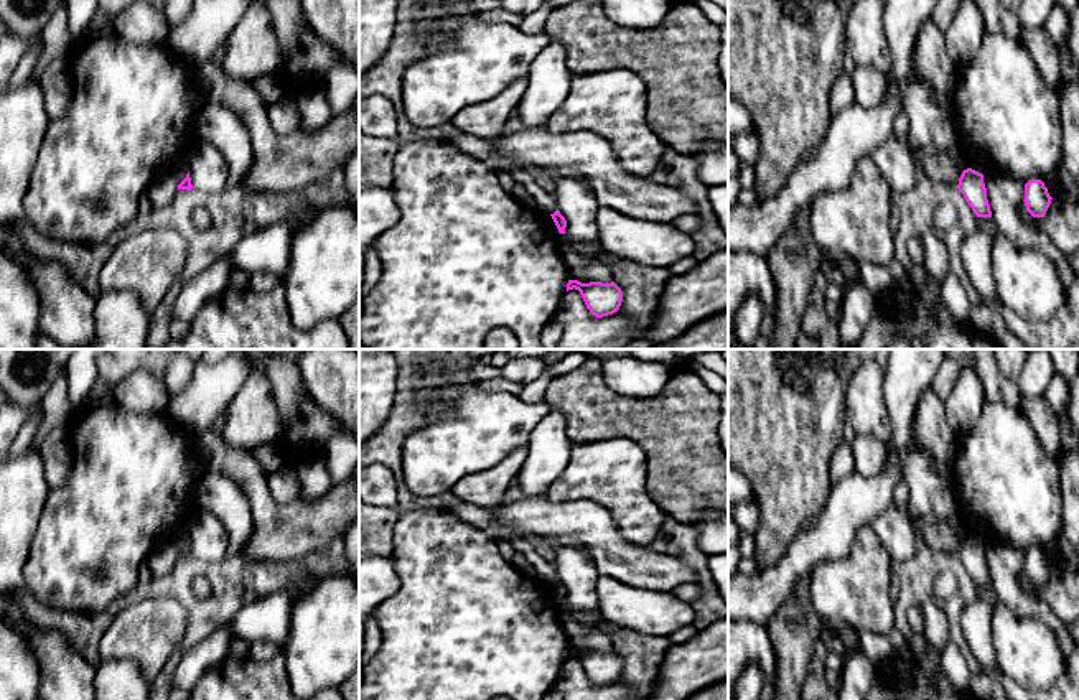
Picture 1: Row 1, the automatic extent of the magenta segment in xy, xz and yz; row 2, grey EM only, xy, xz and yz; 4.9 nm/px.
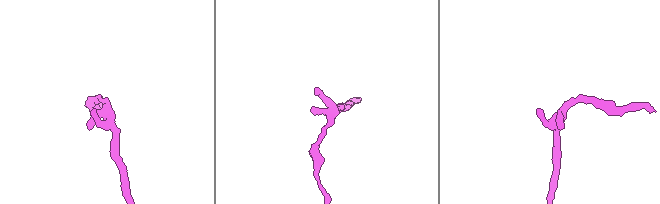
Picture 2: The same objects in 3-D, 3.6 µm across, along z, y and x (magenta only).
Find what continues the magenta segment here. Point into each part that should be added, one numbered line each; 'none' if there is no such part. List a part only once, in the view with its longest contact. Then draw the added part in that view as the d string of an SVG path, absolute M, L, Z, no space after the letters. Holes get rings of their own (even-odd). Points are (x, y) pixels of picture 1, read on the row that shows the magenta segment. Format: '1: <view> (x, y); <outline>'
none

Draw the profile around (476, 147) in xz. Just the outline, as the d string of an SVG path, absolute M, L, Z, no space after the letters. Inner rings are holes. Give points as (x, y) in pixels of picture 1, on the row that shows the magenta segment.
M460 133L456 138L450 140L453 147L460 152L484 161L496 173L507 173L516 186L521 186L534 201L535 208L542 214L554 214L557 211L557 199L554 194L549 194L539 181L535 181L529 170L514 168L506 158L497 155L493 147L493 140L474 137L469 133Z

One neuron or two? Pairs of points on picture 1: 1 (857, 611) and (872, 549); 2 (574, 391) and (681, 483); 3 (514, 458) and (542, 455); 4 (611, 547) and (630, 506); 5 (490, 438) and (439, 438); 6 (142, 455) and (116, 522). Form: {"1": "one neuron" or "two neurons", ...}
{"1": "one neuron", "2": "one neuron", "3": "two neurons", "4": "two neurons", "5": "one neuron", "6": "one neuron"}

